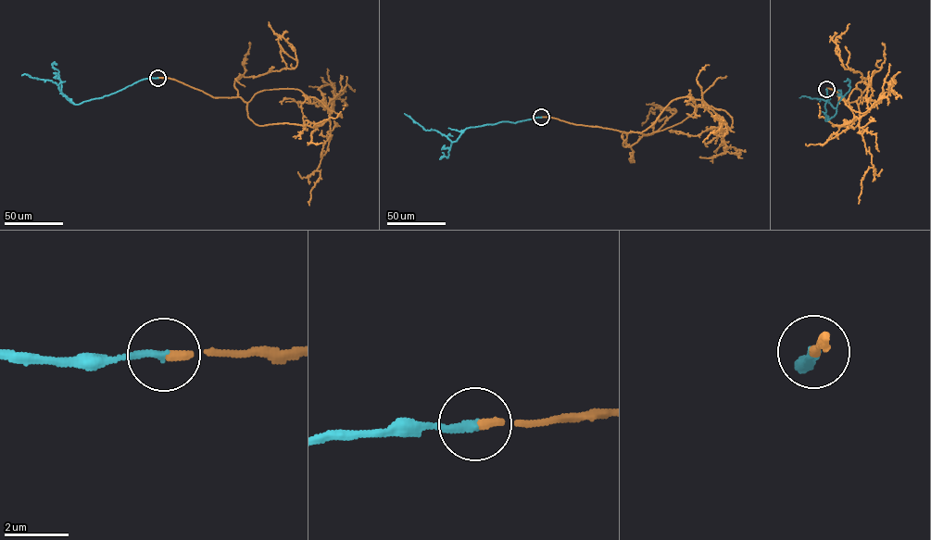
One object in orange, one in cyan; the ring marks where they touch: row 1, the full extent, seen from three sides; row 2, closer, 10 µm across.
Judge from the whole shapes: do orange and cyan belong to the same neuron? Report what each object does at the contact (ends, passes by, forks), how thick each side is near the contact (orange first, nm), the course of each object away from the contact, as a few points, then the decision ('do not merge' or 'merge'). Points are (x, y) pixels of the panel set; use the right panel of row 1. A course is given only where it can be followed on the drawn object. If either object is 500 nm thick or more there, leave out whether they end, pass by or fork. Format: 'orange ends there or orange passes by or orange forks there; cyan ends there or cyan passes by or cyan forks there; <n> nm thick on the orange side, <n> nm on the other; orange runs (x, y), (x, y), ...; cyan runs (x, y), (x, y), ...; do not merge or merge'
orange ends there; cyan ends there; 260 nm thick on the orange side, 240 nm on the other; orange runs (826, 89), (857, 100), (856, 126), (833, 125), (856, 117), (864, 130), (873, 167), (858, 203); cyan runs (826, 89), (826, 120), (836, 112), (831, 104), (822, 99), (799, 97); merge

